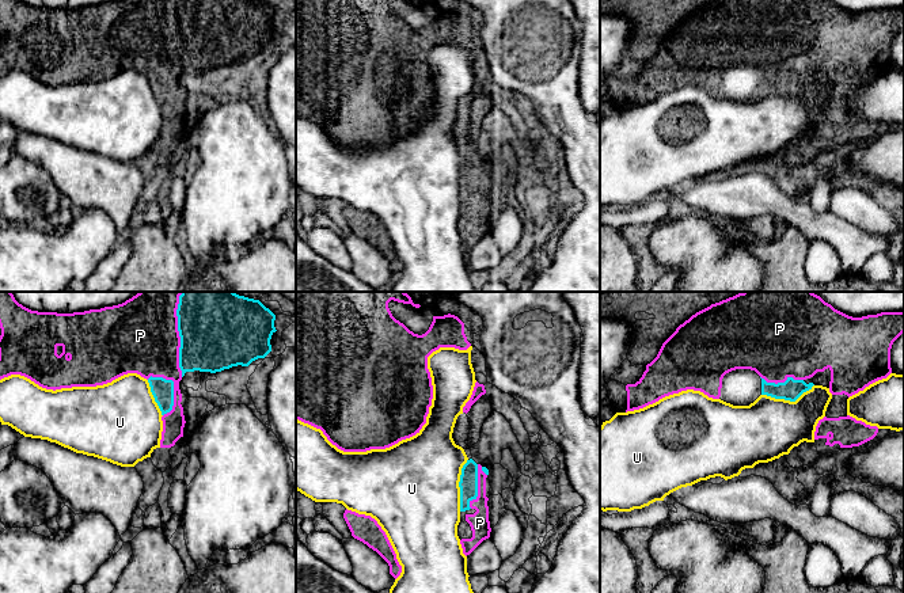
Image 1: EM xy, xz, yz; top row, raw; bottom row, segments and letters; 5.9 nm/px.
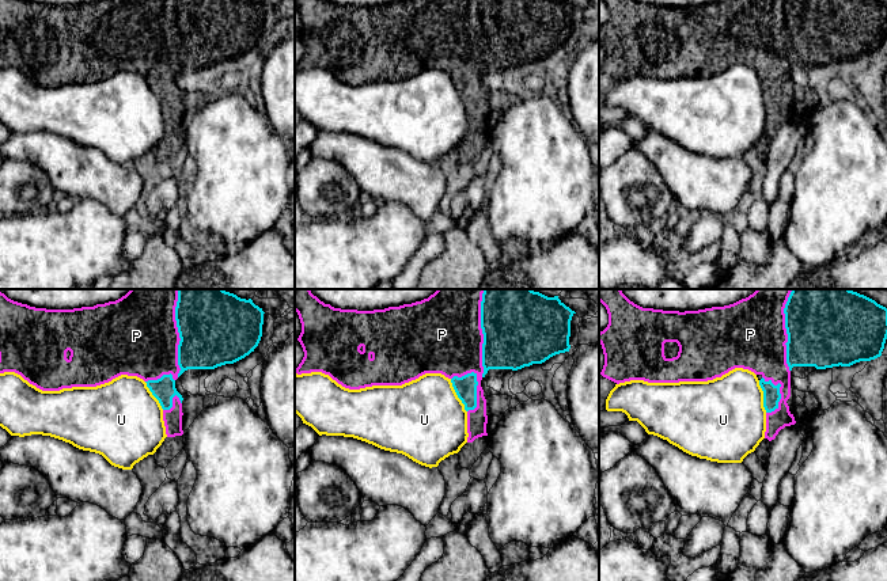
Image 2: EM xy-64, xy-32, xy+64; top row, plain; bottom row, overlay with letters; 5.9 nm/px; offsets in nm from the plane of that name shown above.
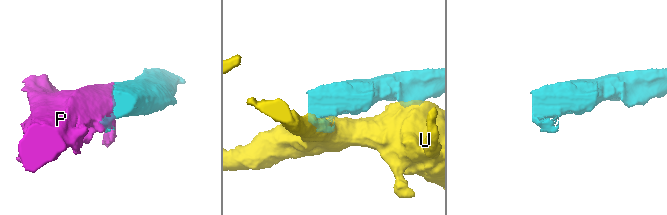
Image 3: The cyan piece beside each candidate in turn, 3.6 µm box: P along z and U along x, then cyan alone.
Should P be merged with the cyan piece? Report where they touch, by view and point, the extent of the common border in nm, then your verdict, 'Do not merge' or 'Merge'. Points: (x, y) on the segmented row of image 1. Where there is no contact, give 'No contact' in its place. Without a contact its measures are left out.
Touches cyan at xy (179, 334). Shared border 500 nm. Merge

